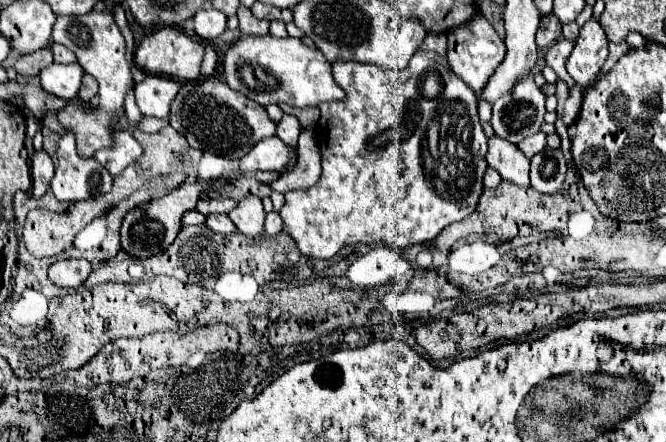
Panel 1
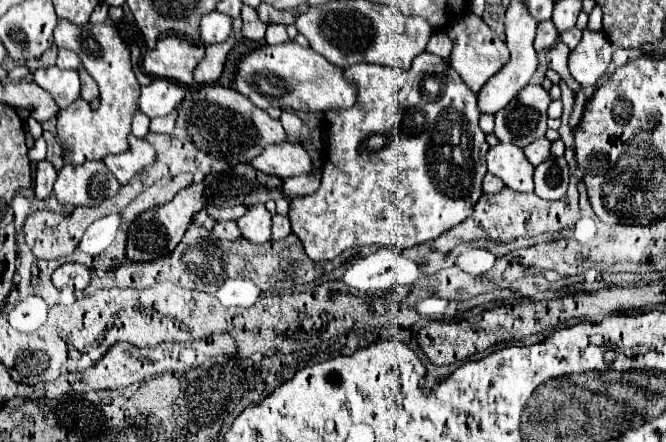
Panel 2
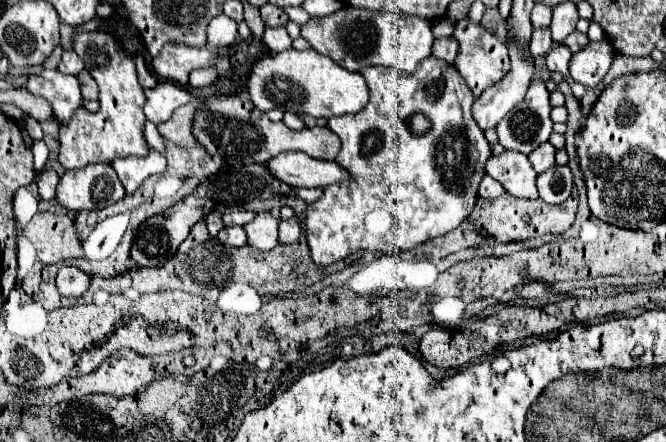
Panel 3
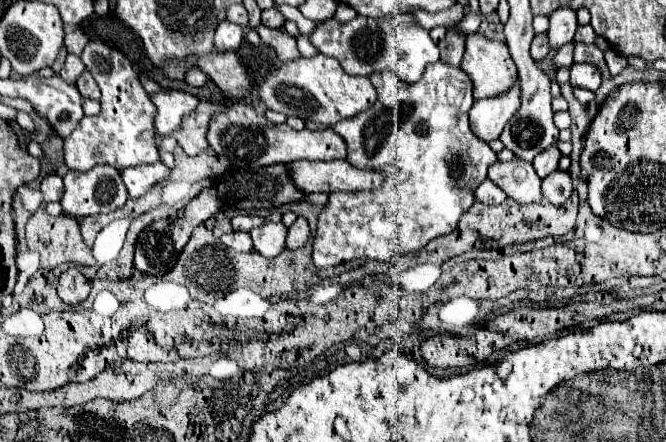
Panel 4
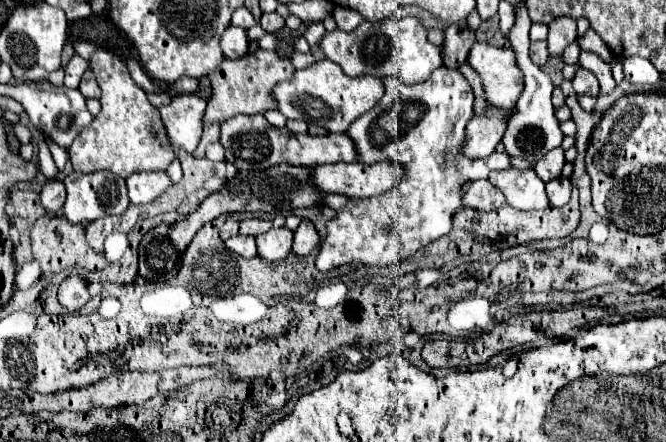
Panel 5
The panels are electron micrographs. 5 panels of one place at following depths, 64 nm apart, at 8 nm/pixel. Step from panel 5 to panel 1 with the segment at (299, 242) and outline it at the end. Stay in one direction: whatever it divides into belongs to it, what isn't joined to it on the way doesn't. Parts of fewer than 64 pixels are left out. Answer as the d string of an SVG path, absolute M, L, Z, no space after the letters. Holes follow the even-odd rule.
M270 212L268 216L266 216L266 224L264 224L264 228L266 228L266 234L268 236L278 236L280 232L282 232L282 218L280 218L280 214L278 212Z

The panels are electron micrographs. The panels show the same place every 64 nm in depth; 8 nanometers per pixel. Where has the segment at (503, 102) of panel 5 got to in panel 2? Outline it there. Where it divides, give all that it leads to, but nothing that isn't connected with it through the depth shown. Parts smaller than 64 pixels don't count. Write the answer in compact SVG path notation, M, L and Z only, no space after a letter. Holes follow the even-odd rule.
M464 12L462 16L458 16L450 26L448 26L448 36L454 42L454 50L450 56L450 66L462 76L462 80L466 82L466 86L478 94L480 88L492 78L496 76L496 72L500 72L500 68L504 68L504 64L508 62L508 48L506 42L502 42L486 24L482 18L474 16L472 12Z

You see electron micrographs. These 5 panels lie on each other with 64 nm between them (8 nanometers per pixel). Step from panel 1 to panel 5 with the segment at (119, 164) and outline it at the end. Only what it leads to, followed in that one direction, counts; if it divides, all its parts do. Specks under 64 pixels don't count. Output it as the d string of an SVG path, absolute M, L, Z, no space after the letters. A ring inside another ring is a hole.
M138 172L128 180L128 196L132 204L150 204L156 202L172 186L166 172Z

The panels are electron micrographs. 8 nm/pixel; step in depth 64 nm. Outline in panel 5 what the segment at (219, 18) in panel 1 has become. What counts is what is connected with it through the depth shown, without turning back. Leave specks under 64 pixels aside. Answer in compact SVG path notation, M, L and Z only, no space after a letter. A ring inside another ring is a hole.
M230 26L224 34L222 34L222 52L226 58L236 60L236 56L246 56L248 54L248 38L246 38L246 30Z

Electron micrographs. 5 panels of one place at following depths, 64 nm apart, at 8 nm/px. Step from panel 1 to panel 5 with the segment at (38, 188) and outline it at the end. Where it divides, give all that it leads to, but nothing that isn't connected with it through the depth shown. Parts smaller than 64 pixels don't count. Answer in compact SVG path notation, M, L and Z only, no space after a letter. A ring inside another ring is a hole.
M50 180L44 184L42 192L40 192L40 200L42 200L42 206L46 212L50 214L60 214L62 212L62 206L64 206L64 200L66 200L66 190L64 190L64 184L58 182L58 180Z

